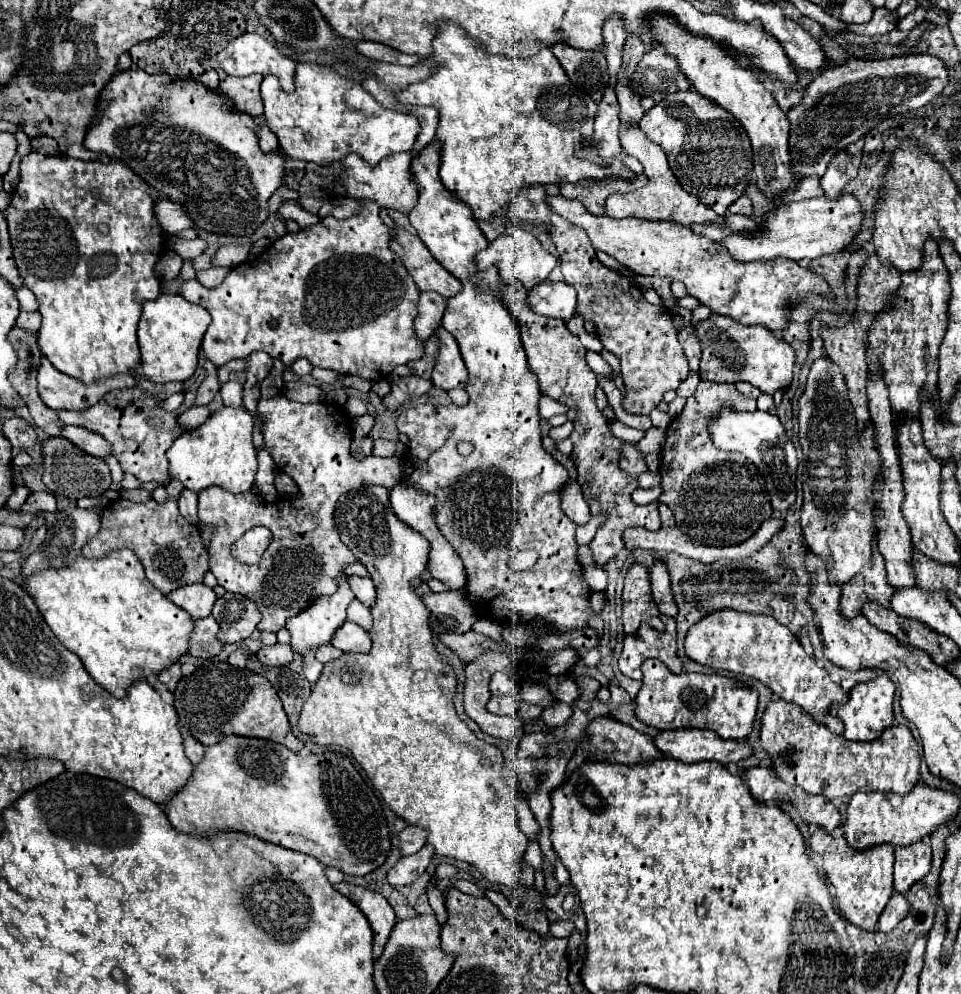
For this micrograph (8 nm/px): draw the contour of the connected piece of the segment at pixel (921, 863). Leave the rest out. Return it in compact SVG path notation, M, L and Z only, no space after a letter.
M917 842L915 846L895 848L895 890L905 894L913 884L921 882L931 868L931 846Z

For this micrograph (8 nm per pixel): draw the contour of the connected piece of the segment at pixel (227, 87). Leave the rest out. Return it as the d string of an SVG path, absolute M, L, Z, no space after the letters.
M259 74L245 76L245 78L227 76L225 80L221 80L219 90L225 92L227 96L231 96L233 104L239 106L241 112L257 118L257 116L263 116L263 102L259 96L261 80L263 80L263 76L259 76Z

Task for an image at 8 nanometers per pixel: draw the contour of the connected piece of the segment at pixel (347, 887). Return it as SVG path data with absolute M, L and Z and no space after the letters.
M347 882L335 884L335 890L345 894L367 916L367 920L373 928L373 938L375 938L373 940L373 958L379 958L385 944L387 944L387 938L389 938L389 934L397 922L391 904L379 892L365 890L361 886L353 886Z

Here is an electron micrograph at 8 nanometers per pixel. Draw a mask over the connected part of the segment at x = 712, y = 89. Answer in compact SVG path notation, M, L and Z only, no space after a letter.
M661 14L653 16L651 30L655 32L655 38L659 38L663 50L679 62L691 86L703 96L717 102L719 106L727 108L743 124L753 146L753 164L757 176L755 186L769 202L781 204L785 192L795 192L799 188L799 180L797 176L791 174L791 158L789 158L791 124L785 112L779 108L777 100L773 98L773 94L755 78L753 70L739 66L739 62L735 62L735 58L715 42L683 30L673 20L661 18Z

